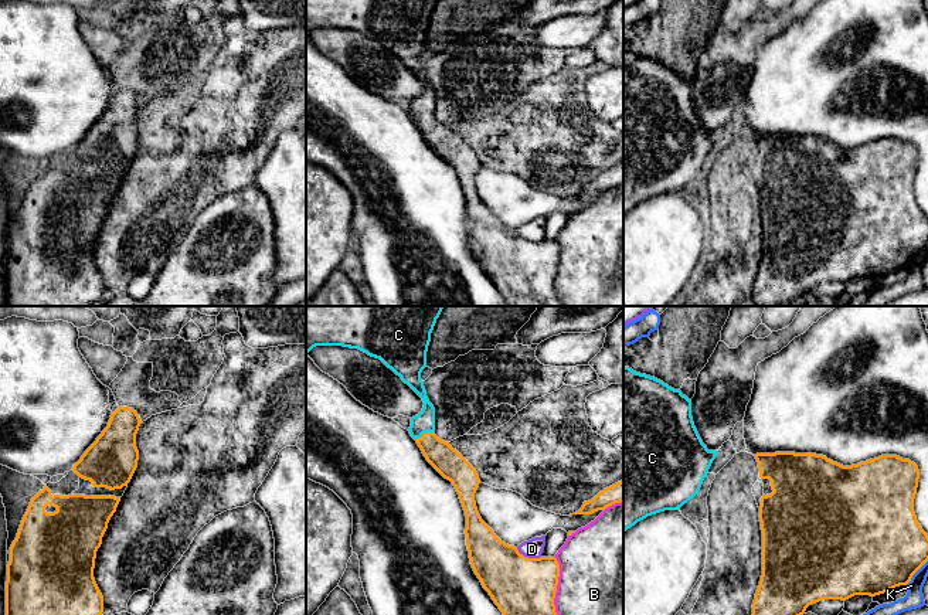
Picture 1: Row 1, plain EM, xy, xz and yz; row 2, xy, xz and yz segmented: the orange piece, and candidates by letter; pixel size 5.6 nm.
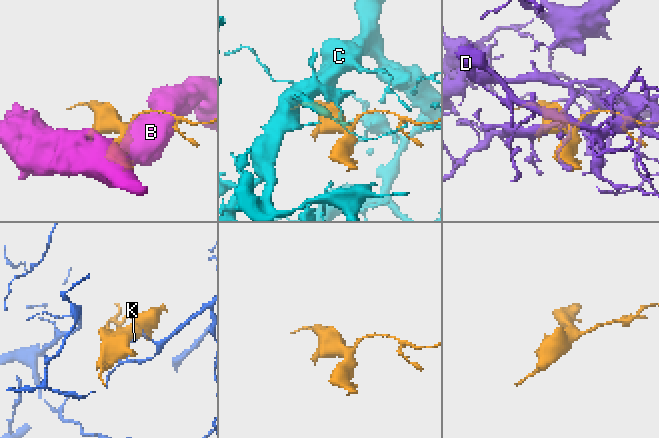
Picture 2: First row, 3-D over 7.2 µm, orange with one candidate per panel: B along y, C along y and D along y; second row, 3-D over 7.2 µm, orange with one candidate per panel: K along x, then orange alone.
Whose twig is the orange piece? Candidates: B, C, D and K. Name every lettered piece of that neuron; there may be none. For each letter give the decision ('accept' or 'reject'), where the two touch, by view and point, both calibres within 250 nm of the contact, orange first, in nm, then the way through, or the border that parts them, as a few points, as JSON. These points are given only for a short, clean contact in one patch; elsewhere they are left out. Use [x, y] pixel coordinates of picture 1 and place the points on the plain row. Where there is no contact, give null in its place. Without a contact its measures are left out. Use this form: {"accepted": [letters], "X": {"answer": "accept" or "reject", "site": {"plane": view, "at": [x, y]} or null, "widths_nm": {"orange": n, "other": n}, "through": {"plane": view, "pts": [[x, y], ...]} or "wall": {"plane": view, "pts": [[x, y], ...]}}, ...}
{"accepted": ["C"], "B": {"answer": "reject", "site": {"plane": "xz", "at": [556, 272]}, "widths_nm": {"orange": 360, "other": 500}}, "C": {"answer": "accept", "site": {"plane": "xz", "at": [424, 115]}, "widths_nm": {"orange": 160, "other": 110}, "through": {"plane": "xz", "pts": [[441, 138], [428, 125], [424, 115], [424, 104]]}}, "D": {"answer": "reject", "site": {"plane": "xz", "at": [527, 240]}, "widths_nm": {"orange": 360, "other": 110}}, "K": {"answer": "reject", "site": {"plane": "yz", "at": [915, 254]}, "widths_nm": {"orange": 500, "other": 110}}}

